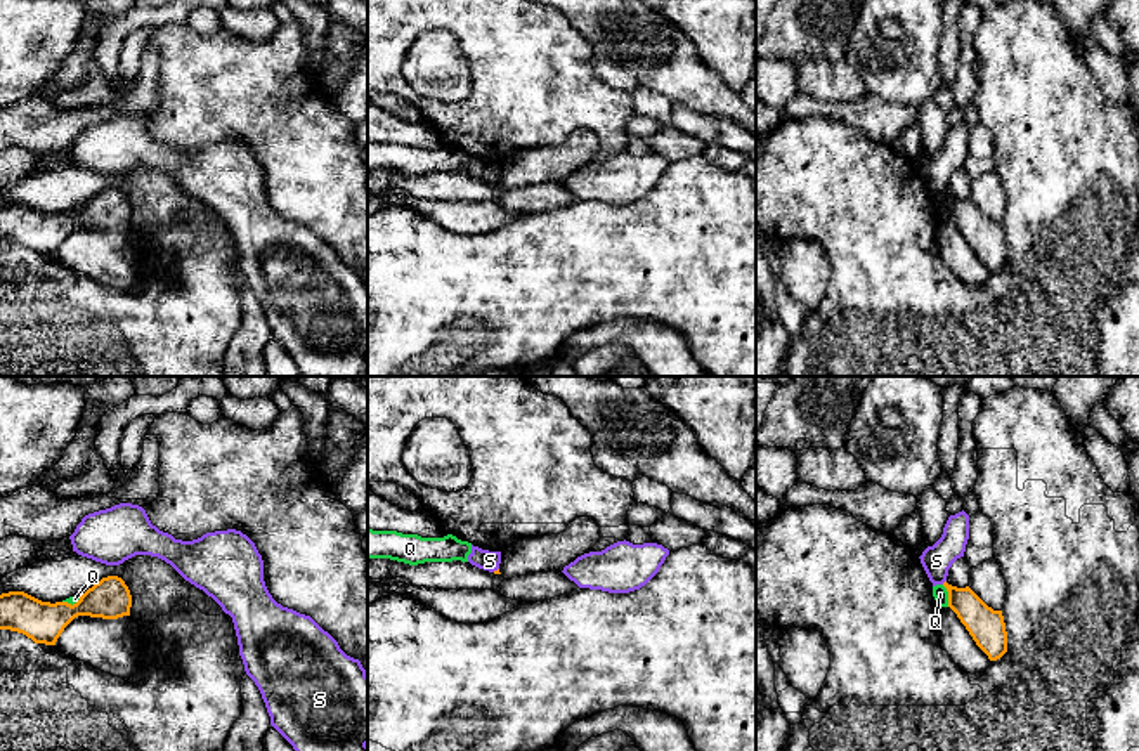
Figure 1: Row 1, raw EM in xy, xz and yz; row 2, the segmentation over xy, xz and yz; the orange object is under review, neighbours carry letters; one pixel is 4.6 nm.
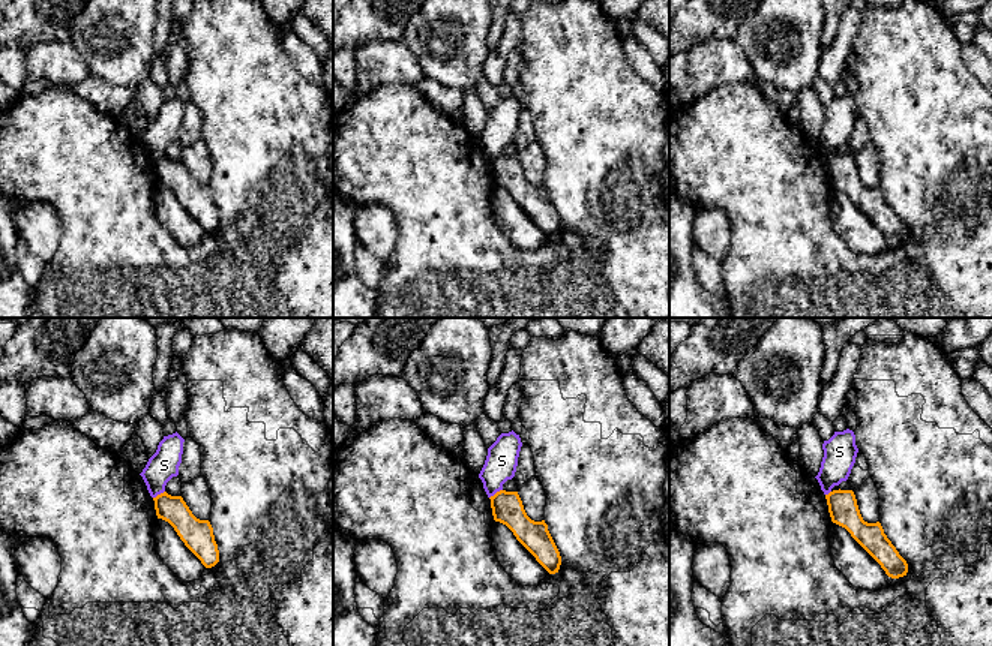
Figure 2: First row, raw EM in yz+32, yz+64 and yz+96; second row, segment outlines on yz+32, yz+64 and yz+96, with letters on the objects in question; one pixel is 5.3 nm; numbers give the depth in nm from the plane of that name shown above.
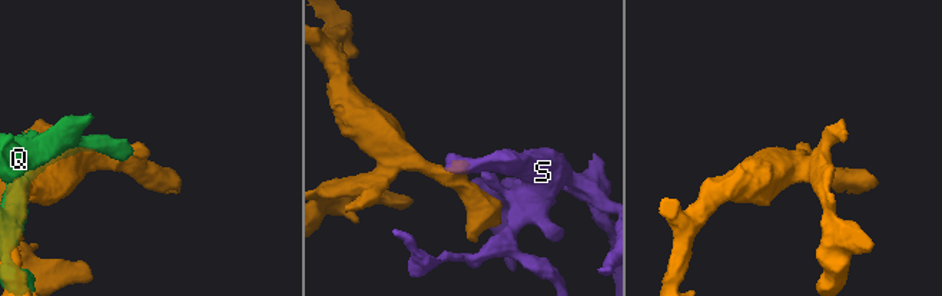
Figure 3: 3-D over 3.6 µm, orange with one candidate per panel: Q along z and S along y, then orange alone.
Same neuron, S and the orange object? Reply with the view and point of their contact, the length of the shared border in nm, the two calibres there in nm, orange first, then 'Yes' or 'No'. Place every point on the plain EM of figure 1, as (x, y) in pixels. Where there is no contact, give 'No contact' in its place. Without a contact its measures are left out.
Touches orange at xz (494, 182). Shared border 40 nm. Thickness 20 nm (orange) against 100 nm. No

